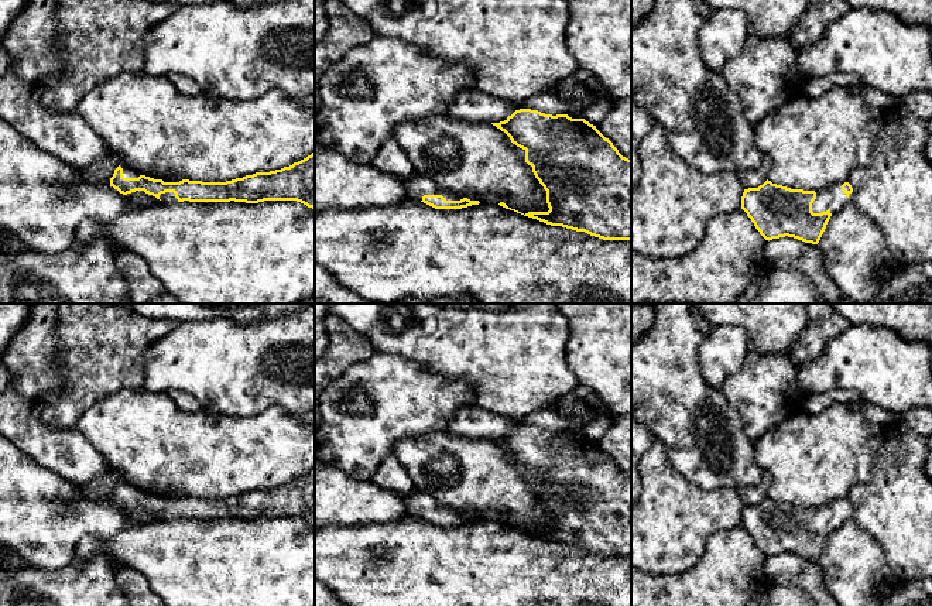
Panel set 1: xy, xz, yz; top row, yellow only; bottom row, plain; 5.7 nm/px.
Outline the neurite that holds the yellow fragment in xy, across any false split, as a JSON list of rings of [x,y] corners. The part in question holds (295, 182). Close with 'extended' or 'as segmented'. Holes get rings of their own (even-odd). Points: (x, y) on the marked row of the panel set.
[[[315,151],[289,167],[270,172],[256,172],[226,182],[182,179],[164,182],[140,175],[126,164],[119,164],[110,178],[110,186],[127,195],[144,191],[162,205],[177,202],[246,202],[297,201],[315,209]]]; extended

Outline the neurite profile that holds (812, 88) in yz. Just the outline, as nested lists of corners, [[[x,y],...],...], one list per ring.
[[[833,72],[828,76],[812,78],[801,82],[796,92],[805,97],[815,99],[828,93],[832,88],[836,86],[861,88],[864,102],[873,107],[883,109],[885,112],[897,107],[898,105],[897,97],[866,85],[860,78],[853,73]]]

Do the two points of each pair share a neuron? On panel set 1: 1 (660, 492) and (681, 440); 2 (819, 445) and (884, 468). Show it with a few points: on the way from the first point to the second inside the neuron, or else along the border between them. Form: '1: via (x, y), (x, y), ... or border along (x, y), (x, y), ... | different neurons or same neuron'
1: border along (655, 435), (662, 444), (668, 462), (696, 486) | different neurons
2: border along (886, 432), (873, 461), (871, 476), (850, 488) | different neurons

